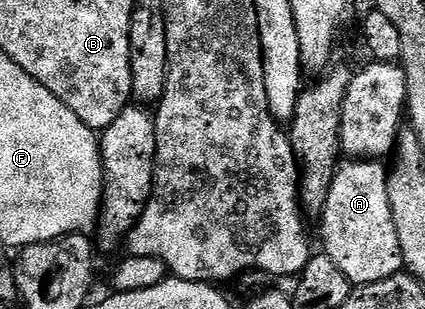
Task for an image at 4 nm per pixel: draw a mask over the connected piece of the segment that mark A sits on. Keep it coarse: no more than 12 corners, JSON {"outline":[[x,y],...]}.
{"outline":[[380,160],[341,161],[323,253],[356,286],[405,269]]}

